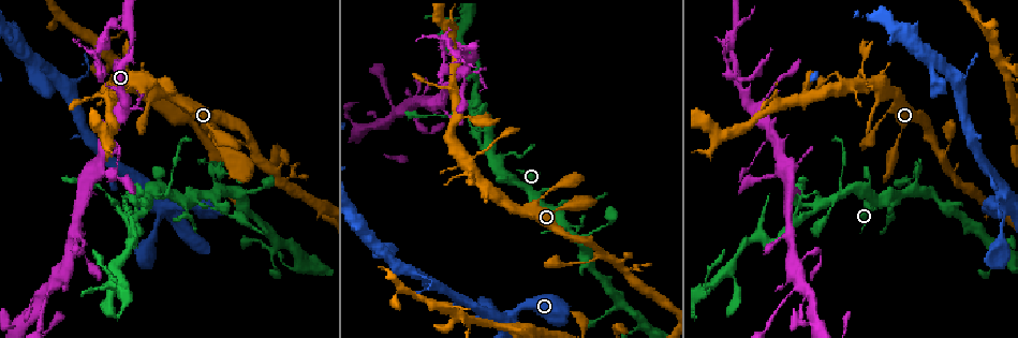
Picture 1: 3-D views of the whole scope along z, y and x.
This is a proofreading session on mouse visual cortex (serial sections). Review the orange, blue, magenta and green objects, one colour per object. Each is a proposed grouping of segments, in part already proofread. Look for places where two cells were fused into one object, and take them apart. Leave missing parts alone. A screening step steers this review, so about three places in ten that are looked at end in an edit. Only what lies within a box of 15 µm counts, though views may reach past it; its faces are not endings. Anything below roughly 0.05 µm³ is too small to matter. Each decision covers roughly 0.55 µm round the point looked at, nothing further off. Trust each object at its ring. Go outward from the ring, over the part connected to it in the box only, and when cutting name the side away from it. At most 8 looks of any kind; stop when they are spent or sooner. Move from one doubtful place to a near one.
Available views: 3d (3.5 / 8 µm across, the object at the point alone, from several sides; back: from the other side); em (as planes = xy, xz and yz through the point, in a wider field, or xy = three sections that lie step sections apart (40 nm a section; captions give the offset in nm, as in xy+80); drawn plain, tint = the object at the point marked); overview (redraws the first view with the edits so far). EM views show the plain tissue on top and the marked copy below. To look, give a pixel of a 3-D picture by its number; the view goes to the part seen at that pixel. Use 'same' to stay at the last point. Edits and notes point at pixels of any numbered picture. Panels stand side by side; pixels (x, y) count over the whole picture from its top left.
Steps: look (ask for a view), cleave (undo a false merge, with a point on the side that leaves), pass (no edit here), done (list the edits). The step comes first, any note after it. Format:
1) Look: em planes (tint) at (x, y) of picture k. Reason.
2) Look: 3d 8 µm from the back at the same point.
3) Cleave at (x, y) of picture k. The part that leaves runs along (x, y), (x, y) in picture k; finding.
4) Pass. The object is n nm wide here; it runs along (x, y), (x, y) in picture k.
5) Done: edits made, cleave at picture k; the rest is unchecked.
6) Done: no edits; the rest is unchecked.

Look: 3d 8 µm at (465, 66) of picture 1. Branch point.

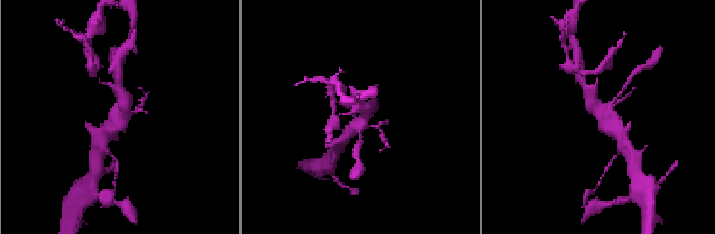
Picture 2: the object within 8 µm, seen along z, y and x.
Look: em planes (tint) at (121, 116) of picture 2. Shape alone is not enough.

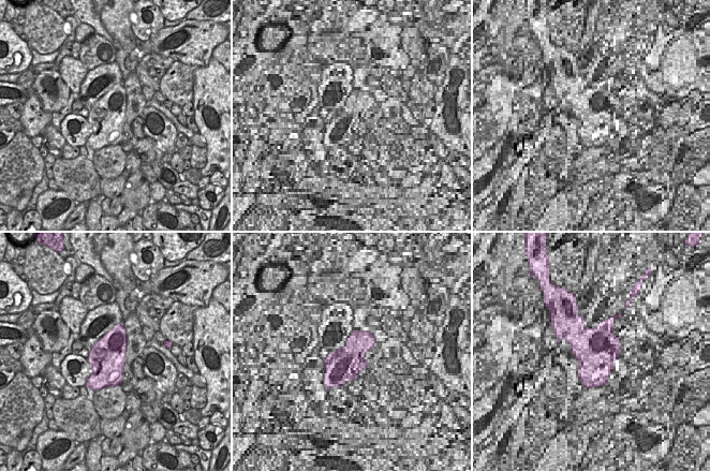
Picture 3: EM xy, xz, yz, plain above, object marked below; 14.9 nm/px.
Pass. It runs along (588, 90), (592, 102), (621, 136) in picture 2; continuous, no second cell.

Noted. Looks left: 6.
Look: 3d 8 µm from the back at (441, 96) of picture 1. Sudden change in width.

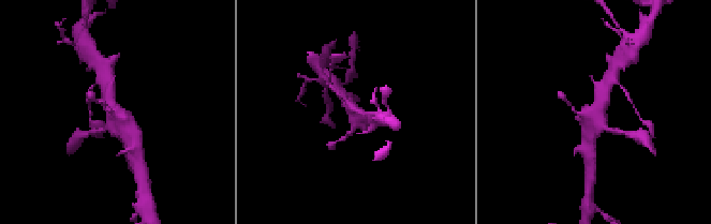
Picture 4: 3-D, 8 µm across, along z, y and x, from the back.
Look: 3d 3.5 µm from the back at (112, 106) of picture 4. Closer look.

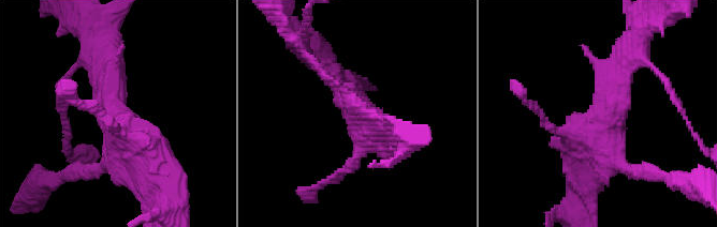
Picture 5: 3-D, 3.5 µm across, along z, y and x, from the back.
Look: em xy step 3 (tint) at (603, 116) of picture 5.

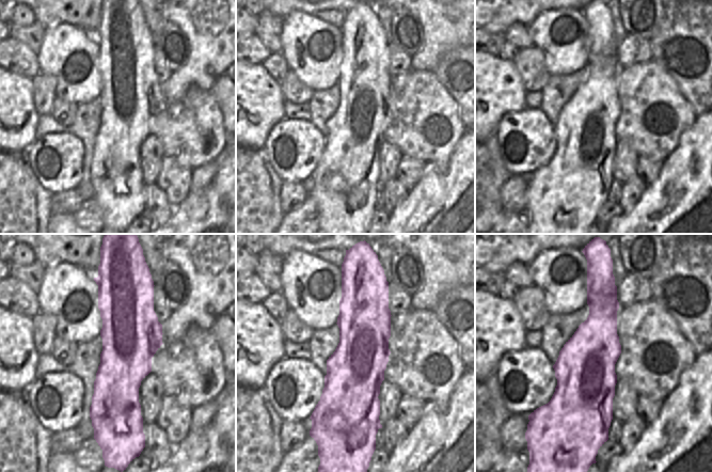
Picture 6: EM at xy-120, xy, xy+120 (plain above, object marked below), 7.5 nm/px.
Pass. It runs along (101, 56), (112, 115), (161, 170) in picture 5; all the same cell.

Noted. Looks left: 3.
Look: 3d 8 µm at (508, 154) of picture 1. Abrupt turn.

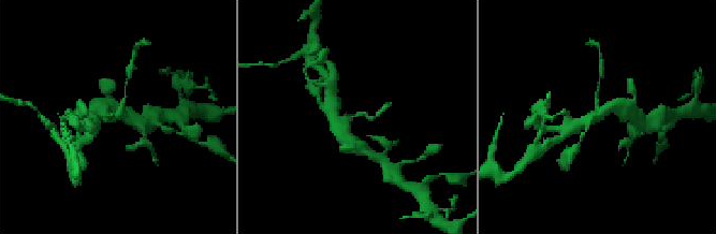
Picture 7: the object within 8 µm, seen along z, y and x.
Look: 3d 3.5 µm at (354, 116) of picture 7. Zoom in.

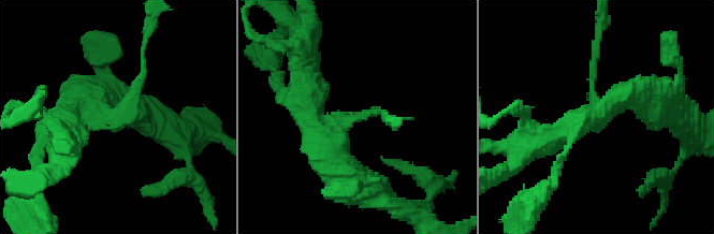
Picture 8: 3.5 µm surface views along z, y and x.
Look: em xy step 3 (tint) at (117, 115) of picture 8. Shape alone is not enough.

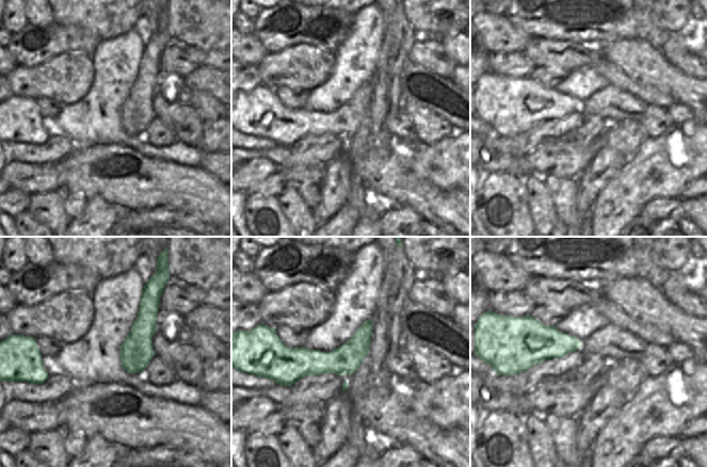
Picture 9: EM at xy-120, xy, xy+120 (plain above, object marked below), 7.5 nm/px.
Cleave at (139, 83) of picture 8. The part that leaves runs along (112, 119), (135, 92), (151, 27) in picture 8; a second cell is stuck on.

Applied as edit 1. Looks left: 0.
Done: edits made, cleave at picture 8; the rest is unchecked.

